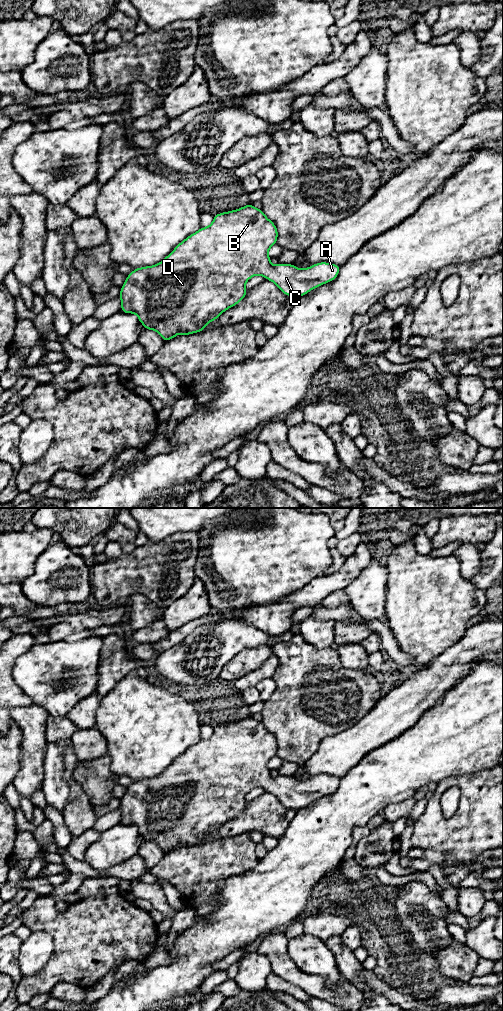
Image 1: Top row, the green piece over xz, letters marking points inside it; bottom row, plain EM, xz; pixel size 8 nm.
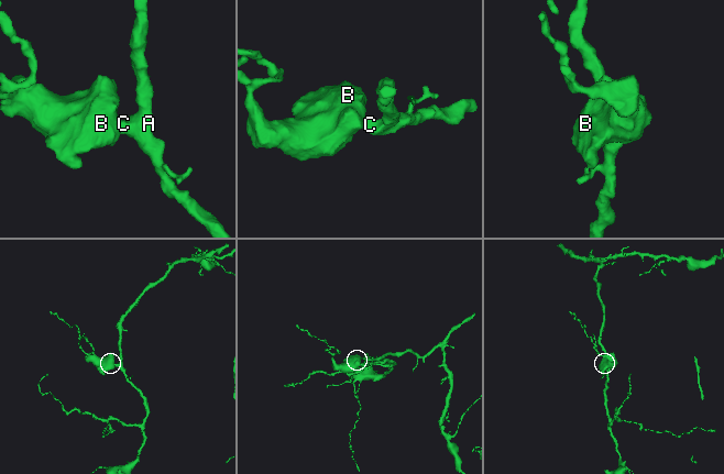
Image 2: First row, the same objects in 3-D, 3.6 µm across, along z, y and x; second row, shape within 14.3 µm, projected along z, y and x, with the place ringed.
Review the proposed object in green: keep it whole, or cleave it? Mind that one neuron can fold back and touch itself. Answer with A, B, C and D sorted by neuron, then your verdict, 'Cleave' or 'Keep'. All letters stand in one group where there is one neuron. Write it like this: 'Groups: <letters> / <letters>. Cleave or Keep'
Groups: A B C D. Keep

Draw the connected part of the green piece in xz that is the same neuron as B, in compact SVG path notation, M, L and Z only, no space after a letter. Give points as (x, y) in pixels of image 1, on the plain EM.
M252 715L218 725L208 739L201 739L189 747L161 774L135 780L127 787L119 806L120 823L136 826L146 842L156 843L166 854L177 846L204 843L208 835L245 810L248 804L246 794L253 788L262 787L275 795L282 805L297 811L339 787L340 778L328 774L319 774L304 781L294 776L272 778L268 763L277 756L277 751L276 737Z

